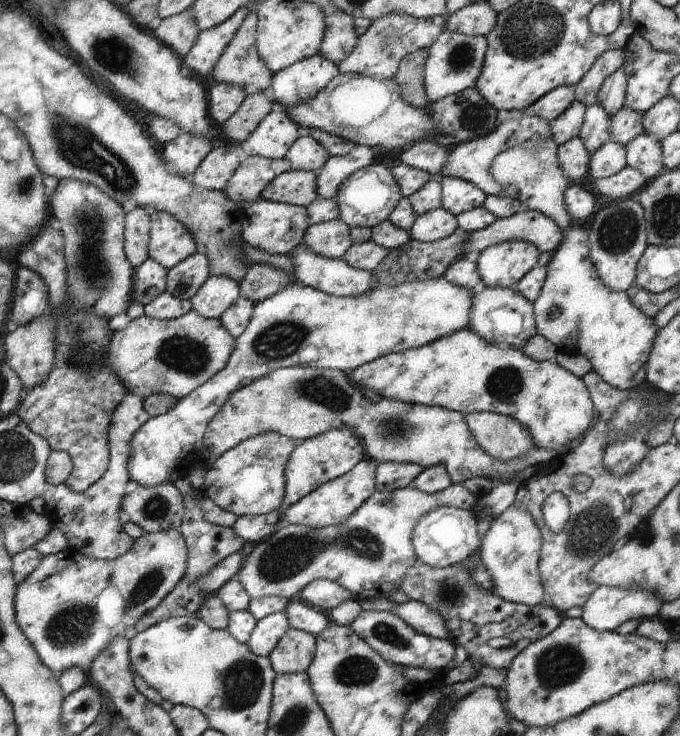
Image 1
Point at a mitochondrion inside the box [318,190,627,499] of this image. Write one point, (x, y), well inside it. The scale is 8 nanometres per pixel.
(503, 384)

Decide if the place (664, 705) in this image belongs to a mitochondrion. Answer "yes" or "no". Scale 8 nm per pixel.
no

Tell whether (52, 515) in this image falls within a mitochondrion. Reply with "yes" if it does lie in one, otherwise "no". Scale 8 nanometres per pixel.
no

